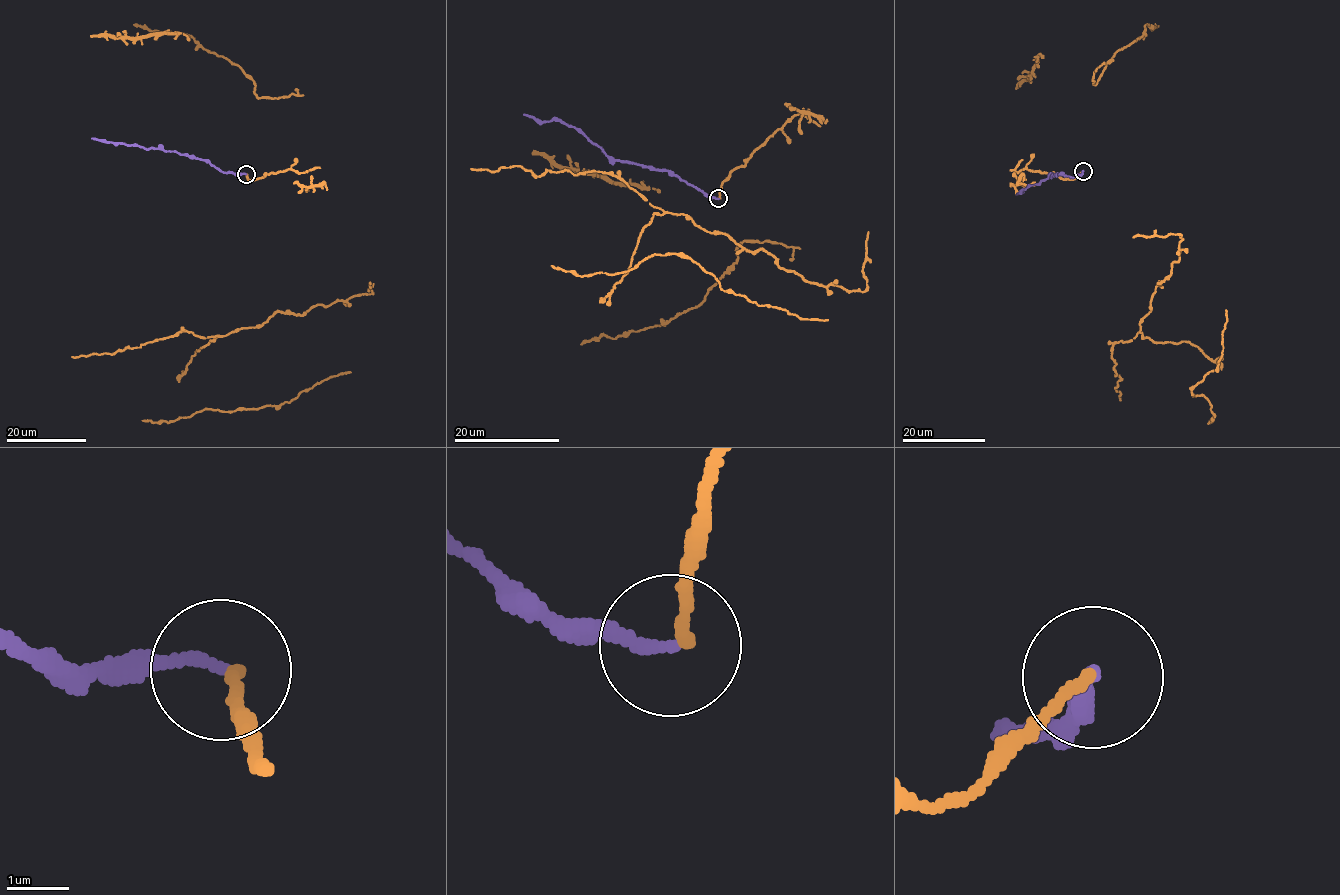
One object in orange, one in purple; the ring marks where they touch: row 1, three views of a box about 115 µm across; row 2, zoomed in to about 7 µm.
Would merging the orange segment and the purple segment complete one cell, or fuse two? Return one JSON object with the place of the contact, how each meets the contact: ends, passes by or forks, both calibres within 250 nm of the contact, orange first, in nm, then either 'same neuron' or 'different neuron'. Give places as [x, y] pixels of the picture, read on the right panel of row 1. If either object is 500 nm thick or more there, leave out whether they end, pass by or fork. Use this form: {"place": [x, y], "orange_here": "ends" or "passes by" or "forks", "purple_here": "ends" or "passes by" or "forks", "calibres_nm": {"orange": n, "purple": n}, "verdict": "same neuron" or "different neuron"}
{"place": [1083, 171], "orange_here": "ends", "purple_here": "ends", "calibres_nm": {"orange": 190, "purple": 190}, "verdict": "different neuron"}

